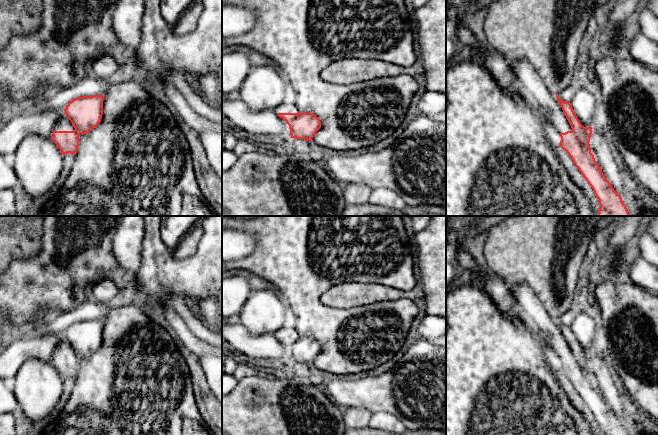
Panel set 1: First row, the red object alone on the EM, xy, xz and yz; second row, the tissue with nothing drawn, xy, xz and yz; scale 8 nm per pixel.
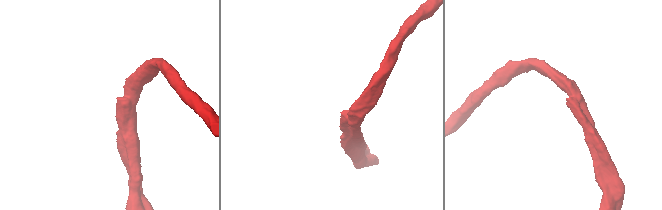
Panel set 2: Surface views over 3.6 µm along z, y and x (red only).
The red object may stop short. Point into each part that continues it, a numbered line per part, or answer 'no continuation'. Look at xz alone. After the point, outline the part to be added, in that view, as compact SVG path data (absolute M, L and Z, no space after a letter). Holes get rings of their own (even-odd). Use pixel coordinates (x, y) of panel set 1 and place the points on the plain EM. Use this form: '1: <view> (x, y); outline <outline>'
1: xz (287, 331); outline M285 327L280 330L278 330L275 333L276 337L298 337L300 336L297 328L292 328L292 327Z

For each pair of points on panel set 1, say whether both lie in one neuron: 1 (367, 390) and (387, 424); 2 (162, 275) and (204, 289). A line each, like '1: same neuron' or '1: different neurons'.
1: different neurons
2: same neuron

